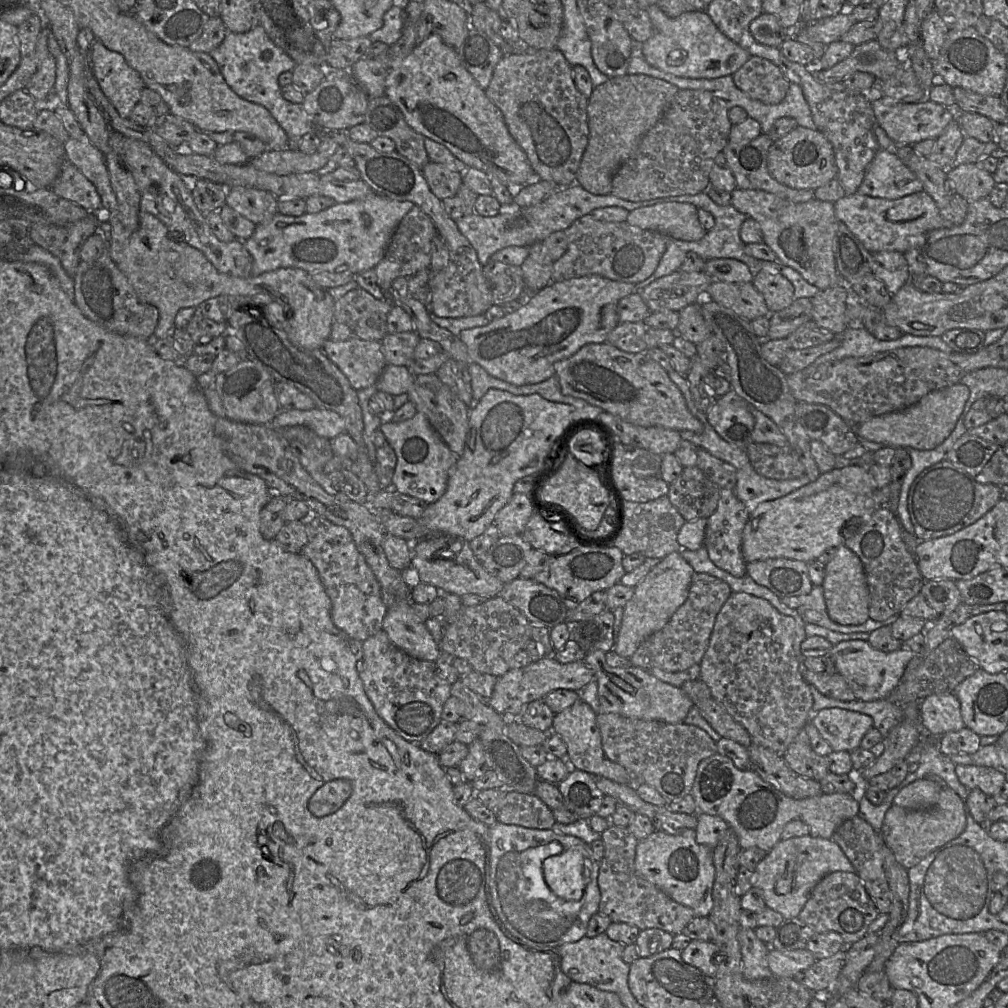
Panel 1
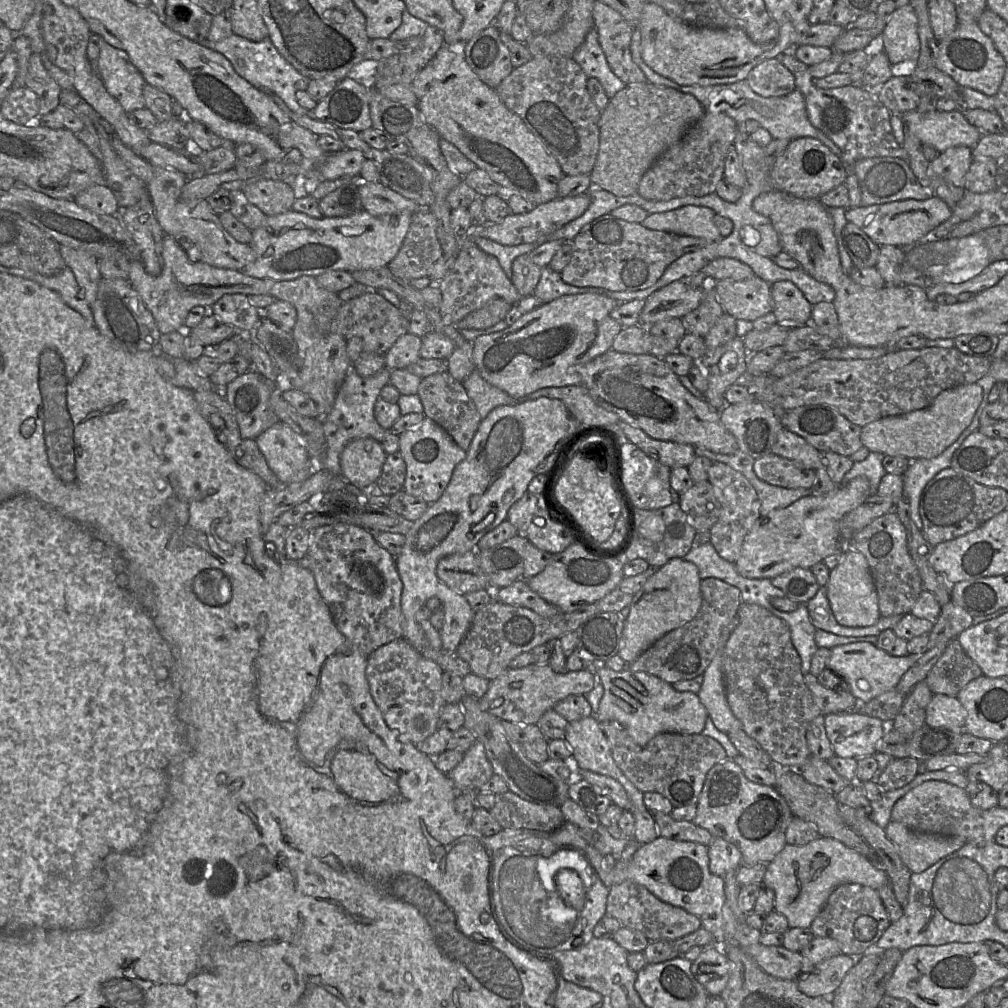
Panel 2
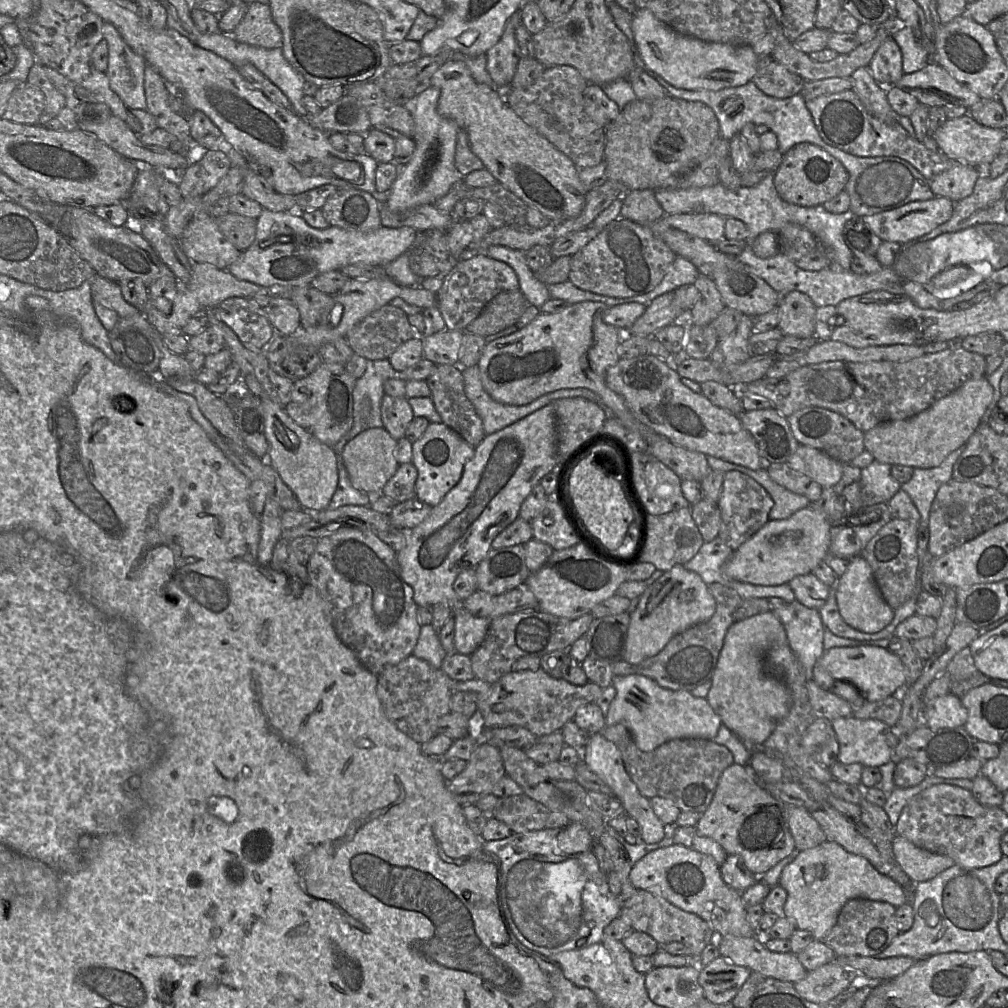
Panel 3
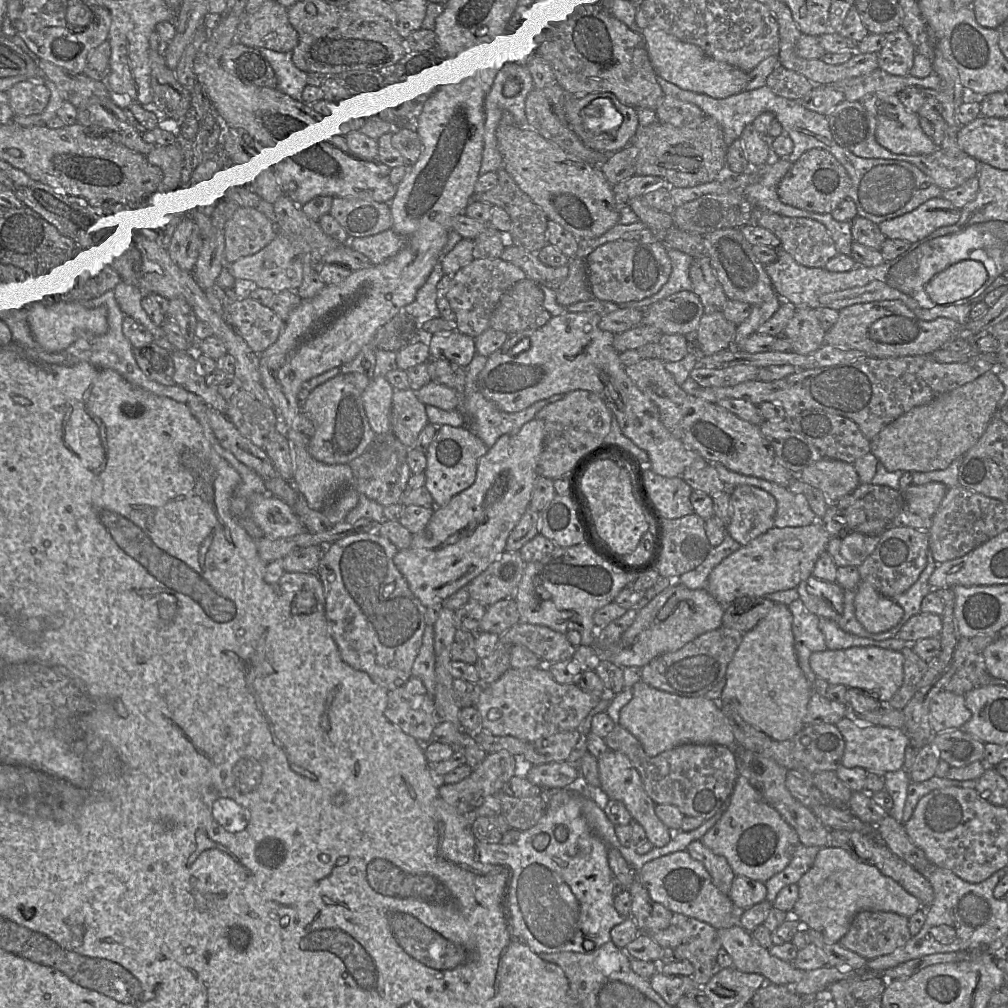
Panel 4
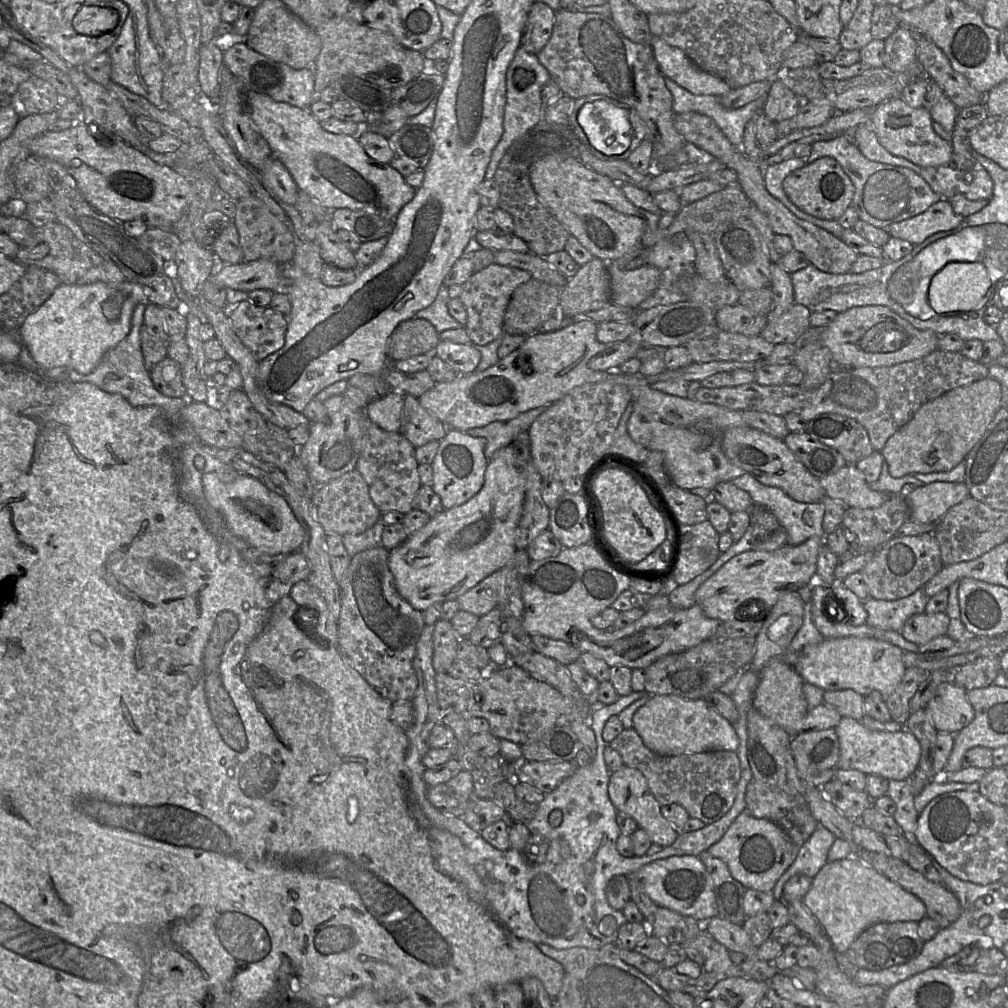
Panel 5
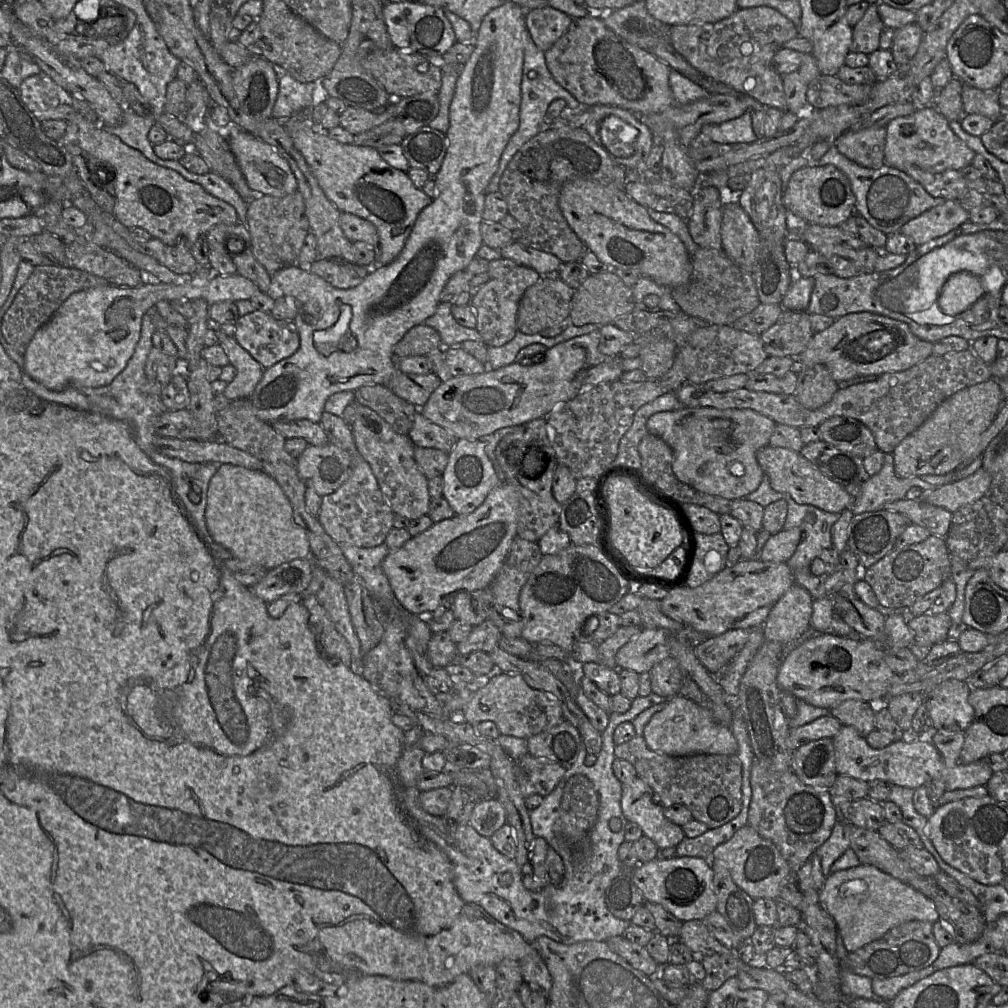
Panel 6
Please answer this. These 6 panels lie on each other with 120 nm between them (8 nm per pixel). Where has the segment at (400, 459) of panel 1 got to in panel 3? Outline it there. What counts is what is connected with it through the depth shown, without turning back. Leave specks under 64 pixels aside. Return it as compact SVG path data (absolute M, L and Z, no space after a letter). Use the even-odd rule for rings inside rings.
M430 423L424 435L412 443L412 464L418 473L415 484L417 499L431 507L439 505L459 483L466 463L474 457L474 454L475 448L454 430L443 423Z

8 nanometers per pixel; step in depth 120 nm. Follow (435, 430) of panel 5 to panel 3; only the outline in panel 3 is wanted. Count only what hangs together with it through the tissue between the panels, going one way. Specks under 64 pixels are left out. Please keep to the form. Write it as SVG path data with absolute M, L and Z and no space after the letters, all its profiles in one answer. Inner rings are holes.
M384 396L381 402L383 427L396 441L405 438L407 427L414 419L407 398Z

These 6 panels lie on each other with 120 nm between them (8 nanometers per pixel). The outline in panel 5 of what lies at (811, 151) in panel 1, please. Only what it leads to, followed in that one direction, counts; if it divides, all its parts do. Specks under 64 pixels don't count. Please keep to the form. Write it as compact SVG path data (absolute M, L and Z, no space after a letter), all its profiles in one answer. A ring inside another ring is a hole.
M825 156L812 162L807 162L802 168L798 168L788 174L782 182L782 188L788 199L803 212L825 220L838 220L852 205L855 188L850 177L841 165L833 157Z

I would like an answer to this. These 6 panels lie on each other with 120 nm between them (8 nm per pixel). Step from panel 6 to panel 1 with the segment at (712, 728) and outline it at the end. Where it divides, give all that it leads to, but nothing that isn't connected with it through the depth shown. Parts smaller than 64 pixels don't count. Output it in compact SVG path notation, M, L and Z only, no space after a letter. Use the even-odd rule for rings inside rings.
M602 650L587 651L583 660L594 671L598 682L600 713L616 713L628 718L657 720L670 724L685 721L694 704L681 687L663 682L649 671L631 663L628 667L612 667L607 663L605 653Z

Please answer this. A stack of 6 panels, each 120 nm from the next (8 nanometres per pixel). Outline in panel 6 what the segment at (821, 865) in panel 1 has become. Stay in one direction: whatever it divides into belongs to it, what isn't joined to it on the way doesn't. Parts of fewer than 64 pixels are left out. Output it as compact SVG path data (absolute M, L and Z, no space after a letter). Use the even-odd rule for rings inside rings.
M860 864L826 876L819 901L834 919L848 952L883 937L893 927L907 921L940 921L934 902L901 880L868 864Z

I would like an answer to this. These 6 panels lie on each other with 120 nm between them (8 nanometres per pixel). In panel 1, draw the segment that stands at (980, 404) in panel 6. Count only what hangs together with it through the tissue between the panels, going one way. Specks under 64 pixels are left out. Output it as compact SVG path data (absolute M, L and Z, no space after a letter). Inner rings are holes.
M960 383L931 391L907 408L885 413L864 421L856 426L856 433L863 439L882 443L885 447L915 448L918 450L934 449L955 428L969 395L969 388Z

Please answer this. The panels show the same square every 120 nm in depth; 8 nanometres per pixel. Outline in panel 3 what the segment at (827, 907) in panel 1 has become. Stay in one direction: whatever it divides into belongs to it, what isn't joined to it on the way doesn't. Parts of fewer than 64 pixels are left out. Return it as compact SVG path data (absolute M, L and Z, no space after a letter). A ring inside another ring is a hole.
M855 898L842 907L837 922L823 942L831 947L836 956L875 957L884 951L900 933L893 905Z

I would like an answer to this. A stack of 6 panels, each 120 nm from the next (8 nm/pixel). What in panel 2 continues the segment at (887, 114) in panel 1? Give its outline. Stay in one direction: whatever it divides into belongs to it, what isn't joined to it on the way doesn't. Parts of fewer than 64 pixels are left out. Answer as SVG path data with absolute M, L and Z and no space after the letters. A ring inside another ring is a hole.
M917 110L901 115L907 128L922 144L935 147L939 152L955 146L973 148L983 133L966 119L964 112L935 110L921 113Z

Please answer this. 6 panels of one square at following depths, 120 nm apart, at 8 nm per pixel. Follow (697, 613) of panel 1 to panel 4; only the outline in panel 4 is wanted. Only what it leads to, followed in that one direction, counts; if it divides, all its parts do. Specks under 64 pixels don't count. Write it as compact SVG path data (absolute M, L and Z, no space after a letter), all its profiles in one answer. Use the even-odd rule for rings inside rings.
M724 626L705 632L686 643L679 650L661 654L643 666L641 668L642 681L655 689L681 697L705 697L707 692L718 683L725 680L727 667L732 661L734 654L742 641L742 635L741 632Z

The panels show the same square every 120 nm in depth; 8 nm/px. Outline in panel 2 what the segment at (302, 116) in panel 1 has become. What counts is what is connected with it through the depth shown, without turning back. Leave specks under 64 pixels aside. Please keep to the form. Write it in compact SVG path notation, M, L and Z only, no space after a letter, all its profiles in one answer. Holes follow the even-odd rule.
M231 34L221 41L204 40L199 44L222 54L232 64L235 72L254 87L279 96L293 112L300 115L309 115L310 111L298 103L295 95L297 91L295 83L304 76L280 55L268 38L260 42L252 42Z

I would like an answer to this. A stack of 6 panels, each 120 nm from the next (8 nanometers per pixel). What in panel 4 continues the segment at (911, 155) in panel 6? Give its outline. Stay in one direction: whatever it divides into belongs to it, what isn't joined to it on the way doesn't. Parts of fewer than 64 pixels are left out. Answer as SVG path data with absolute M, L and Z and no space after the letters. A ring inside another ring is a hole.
M876 93L863 97L860 102L876 121L877 142L892 153L929 155L939 149L932 138L922 130L919 115L908 111L897 95Z

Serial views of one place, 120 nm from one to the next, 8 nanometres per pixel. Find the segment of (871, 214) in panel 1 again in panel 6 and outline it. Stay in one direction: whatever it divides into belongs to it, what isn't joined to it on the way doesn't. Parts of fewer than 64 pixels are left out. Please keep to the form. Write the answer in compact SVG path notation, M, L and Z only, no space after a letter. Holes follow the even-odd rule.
M946 200L902 226L900 233L906 235L917 246L941 237L969 221L969 212L960 204Z

